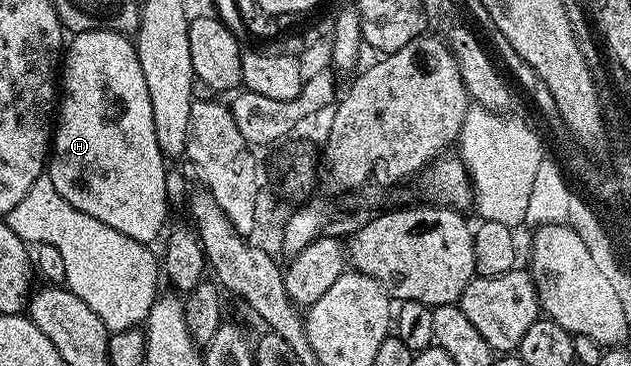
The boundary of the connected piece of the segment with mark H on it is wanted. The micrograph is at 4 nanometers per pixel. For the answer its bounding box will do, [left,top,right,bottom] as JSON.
[47,31,171,245]

